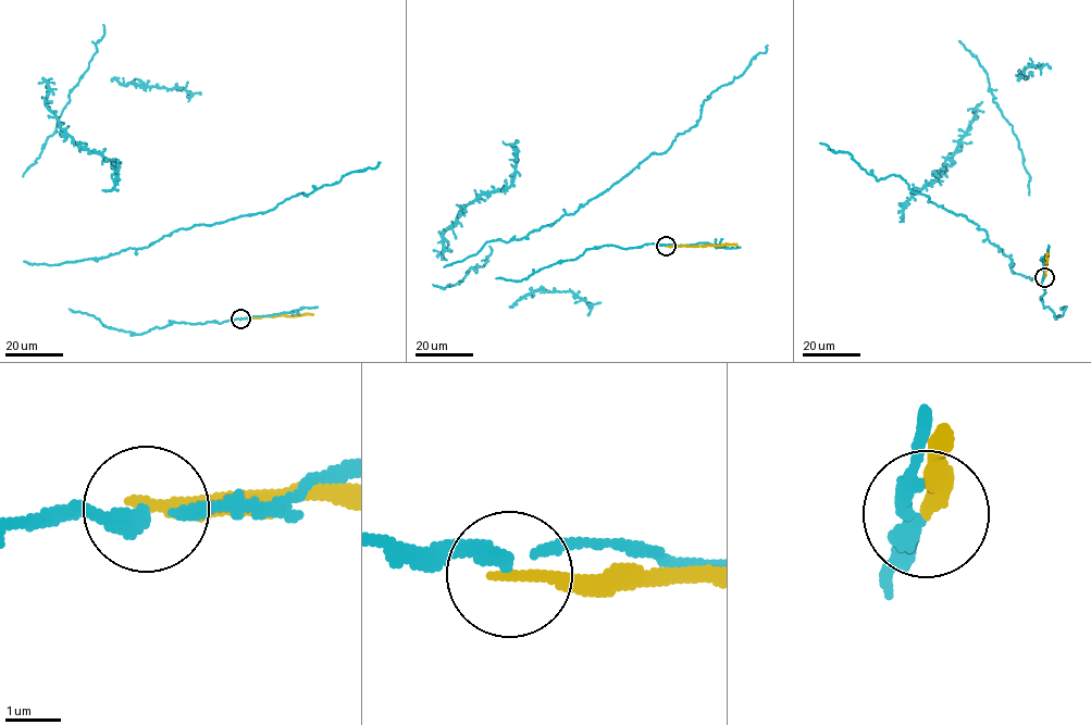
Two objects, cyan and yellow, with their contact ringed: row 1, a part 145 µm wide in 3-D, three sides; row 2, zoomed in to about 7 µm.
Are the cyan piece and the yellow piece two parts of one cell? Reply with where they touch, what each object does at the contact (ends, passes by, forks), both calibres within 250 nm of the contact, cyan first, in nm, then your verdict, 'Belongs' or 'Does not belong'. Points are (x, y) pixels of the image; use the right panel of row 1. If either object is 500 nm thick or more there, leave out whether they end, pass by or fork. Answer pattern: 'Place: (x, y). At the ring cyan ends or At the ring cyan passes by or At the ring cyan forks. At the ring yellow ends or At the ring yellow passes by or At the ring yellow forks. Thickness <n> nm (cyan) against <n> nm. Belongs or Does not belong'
Place: (1044, 277). At the ring cyan passes by. At the ring yellow ends. Thickness 240 nm (cyan) against 240 nm. Does not belong

